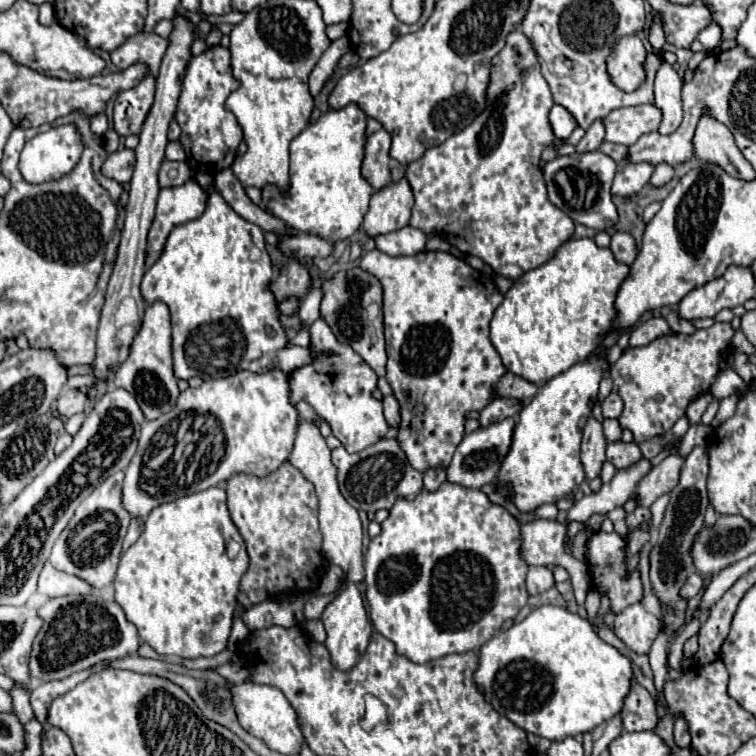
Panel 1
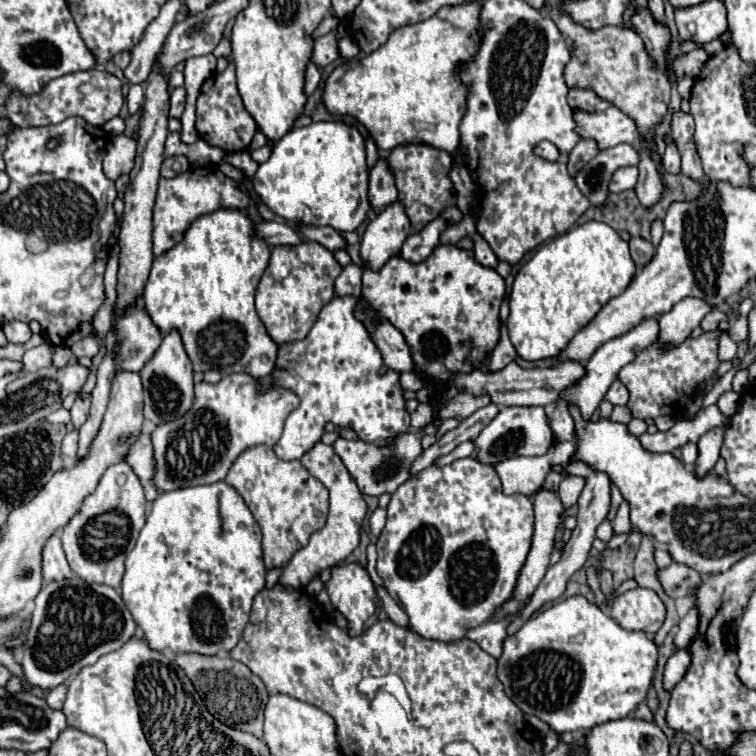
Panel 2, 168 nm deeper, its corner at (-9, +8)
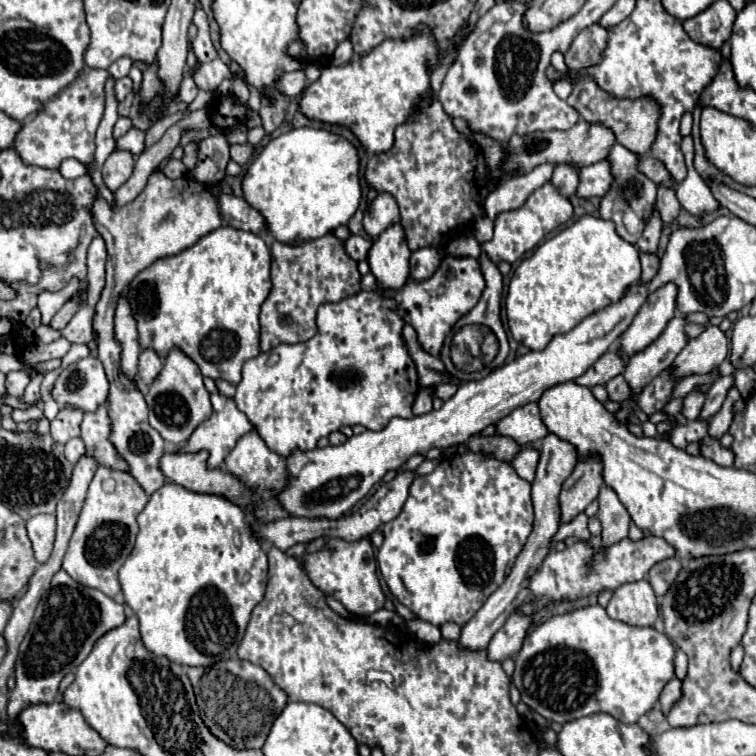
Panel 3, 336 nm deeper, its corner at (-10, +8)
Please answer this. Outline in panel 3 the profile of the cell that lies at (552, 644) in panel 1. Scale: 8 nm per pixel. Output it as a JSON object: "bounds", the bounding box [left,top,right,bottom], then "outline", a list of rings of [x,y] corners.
{"bounds":[512,604,676,724],"outline":[[[594,604],[562,616],[552,616],[544,624],[536,626],[514,658],[516,670],[512,680],[522,694],[522,702],[548,722],[564,724],[568,720],[606,712],[624,724],[634,724],[642,714],[648,714],[654,708],[660,692],[668,680],[674,678],[674,654],[676,648],[672,640],[662,632],[612,620],[602,606]]]}

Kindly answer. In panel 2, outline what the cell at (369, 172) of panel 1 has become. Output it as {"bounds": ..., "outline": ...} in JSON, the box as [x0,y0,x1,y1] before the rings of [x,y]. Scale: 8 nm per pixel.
{"bounds":[369,156,397,212],"outline":[[[379,156],[375,166],[369,170],[369,200],[375,212],[381,212],[387,204],[397,200],[395,176],[385,156]]]}

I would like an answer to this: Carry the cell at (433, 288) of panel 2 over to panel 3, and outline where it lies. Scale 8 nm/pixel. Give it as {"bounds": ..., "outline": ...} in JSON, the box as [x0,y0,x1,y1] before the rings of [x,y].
{"bounds":[378,256,484,356],"outline":[[[446,256],[430,280],[424,282],[408,280],[400,290],[378,288],[380,294],[394,298],[402,310],[408,310],[406,322],[416,328],[422,348],[432,356],[440,354],[442,342],[448,336],[450,326],[454,326],[462,314],[470,312],[476,306],[476,302],[482,296],[482,290],[484,290],[484,276],[478,260],[454,256]]]}

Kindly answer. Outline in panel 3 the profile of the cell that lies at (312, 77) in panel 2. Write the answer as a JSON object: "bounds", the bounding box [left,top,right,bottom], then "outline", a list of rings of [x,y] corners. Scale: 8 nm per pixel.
{"bounds":[274,70,306,98],"outline":[[[296,70],[296,72],[284,72],[280,80],[276,80],[274,90],[294,98],[304,90],[304,86],[306,86],[306,74],[302,70]]]}

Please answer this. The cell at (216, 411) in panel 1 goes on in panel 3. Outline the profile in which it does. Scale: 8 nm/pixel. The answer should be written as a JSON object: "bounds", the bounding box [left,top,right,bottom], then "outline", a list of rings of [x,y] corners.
{"bounds":[180,394,254,468],"outline":[[[212,394],[212,416],[202,422],[190,440],[180,446],[180,452],[198,452],[208,450],[208,466],[218,468],[222,466],[226,454],[234,448],[240,436],[254,430],[254,426],[248,422],[244,412],[236,408],[236,402],[232,398],[226,398],[222,394]]]}

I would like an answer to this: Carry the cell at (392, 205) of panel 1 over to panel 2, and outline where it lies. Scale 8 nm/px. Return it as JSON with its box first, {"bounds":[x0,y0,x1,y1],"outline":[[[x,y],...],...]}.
{"bounds":[361,200,413,270],"outline":[[[397,200],[385,206],[375,220],[367,224],[361,242],[361,258],[363,264],[379,270],[393,254],[399,254],[401,244],[413,232],[405,206]]]}

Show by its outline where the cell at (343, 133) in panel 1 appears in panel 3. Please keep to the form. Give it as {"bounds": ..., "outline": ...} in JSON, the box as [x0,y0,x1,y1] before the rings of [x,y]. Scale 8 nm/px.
{"bounds":[242,128,360,244],"outline":[[[298,128],[284,132],[278,138],[272,138],[256,156],[256,160],[248,164],[242,176],[242,192],[246,202],[264,216],[266,228],[274,236],[274,240],[282,244],[316,240],[328,232],[334,232],[338,226],[348,224],[360,204],[356,148],[342,136],[336,136],[326,130]]]}

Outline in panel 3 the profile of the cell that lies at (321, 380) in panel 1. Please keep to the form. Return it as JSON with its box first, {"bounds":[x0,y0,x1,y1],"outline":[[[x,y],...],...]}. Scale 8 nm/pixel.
{"bounds":[234,292,420,456],"outline":[[[360,292],[336,304],[322,304],[314,338],[292,346],[282,344],[244,364],[242,380],[234,396],[236,406],[248,416],[266,446],[280,456],[288,456],[294,448],[314,450],[318,438],[342,426],[362,424],[370,430],[382,430],[396,416],[412,418],[412,404],[420,390],[420,382],[402,338],[404,318],[406,312],[396,308],[386,296],[380,296],[380,292]]]}

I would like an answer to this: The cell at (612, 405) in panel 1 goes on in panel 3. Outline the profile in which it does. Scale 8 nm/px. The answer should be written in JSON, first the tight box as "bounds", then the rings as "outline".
{"bounds":[606,376,630,402],"outline":[[[624,376],[612,378],[612,380],[606,384],[606,390],[608,390],[608,398],[614,400],[614,402],[624,402],[624,400],[630,398],[630,388],[628,388]]]}

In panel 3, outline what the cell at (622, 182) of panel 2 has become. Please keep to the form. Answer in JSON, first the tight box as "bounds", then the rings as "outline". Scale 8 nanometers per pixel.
{"bounds":[576,162,612,198],"outline":[[[596,162],[590,166],[580,168],[580,184],[576,188],[576,196],[580,198],[592,198],[592,196],[604,196],[612,184],[612,174],[608,162]]]}

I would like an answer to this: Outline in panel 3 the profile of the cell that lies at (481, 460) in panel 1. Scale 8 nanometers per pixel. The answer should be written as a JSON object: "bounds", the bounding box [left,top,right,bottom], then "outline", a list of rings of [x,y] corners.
{"bounds":[496,402,548,446],"outline":[[[536,402],[512,410],[508,416],[504,416],[504,420],[496,424],[496,428],[498,434],[514,438],[520,446],[540,442],[548,434],[548,428],[540,418],[540,410]]]}

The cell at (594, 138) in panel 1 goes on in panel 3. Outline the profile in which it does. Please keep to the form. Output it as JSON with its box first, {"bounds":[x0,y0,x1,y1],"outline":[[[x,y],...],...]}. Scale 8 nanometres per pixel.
{"bounds":[550,164,578,196],"outline":[[[558,164],[554,168],[550,182],[562,196],[572,196],[578,186],[578,168],[572,168],[568,164]]]}

